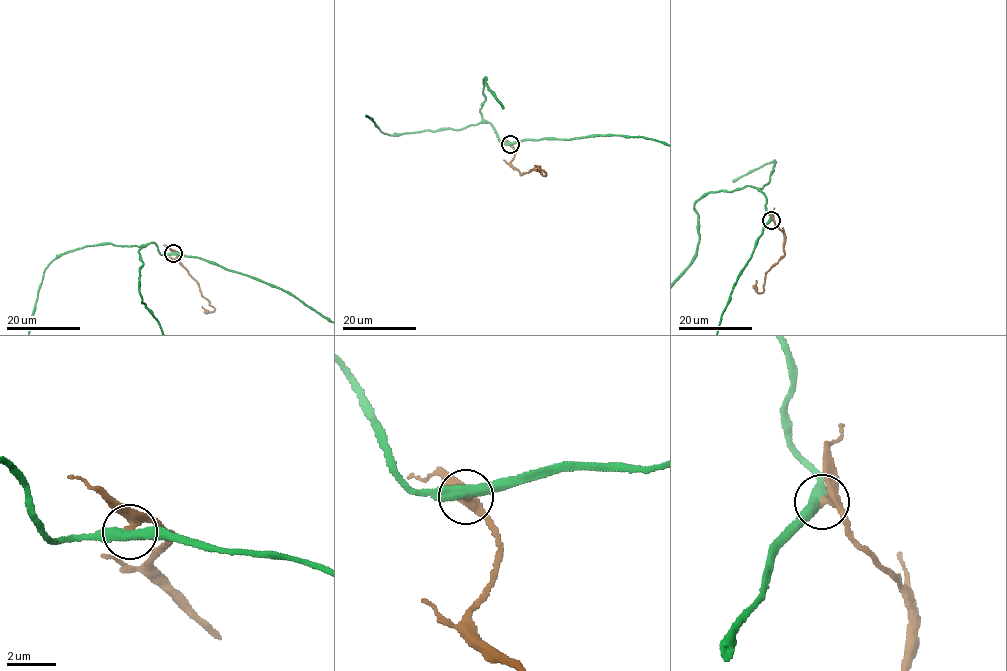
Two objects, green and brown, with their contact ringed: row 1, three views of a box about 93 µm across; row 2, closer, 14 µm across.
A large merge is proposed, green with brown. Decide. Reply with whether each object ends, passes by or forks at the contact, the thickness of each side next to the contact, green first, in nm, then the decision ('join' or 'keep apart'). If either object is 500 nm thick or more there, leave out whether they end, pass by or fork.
green passes by; brown passes by; calibres 440 and 360 nm; keep apart

